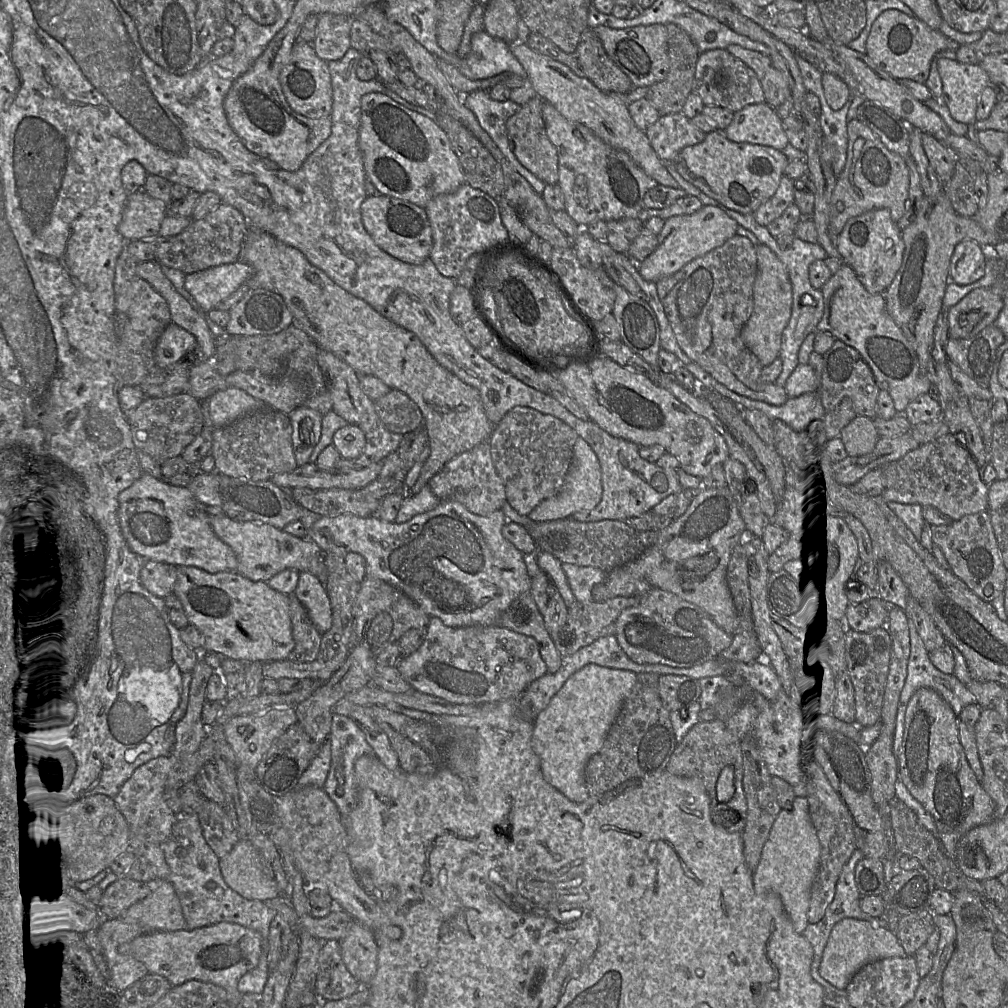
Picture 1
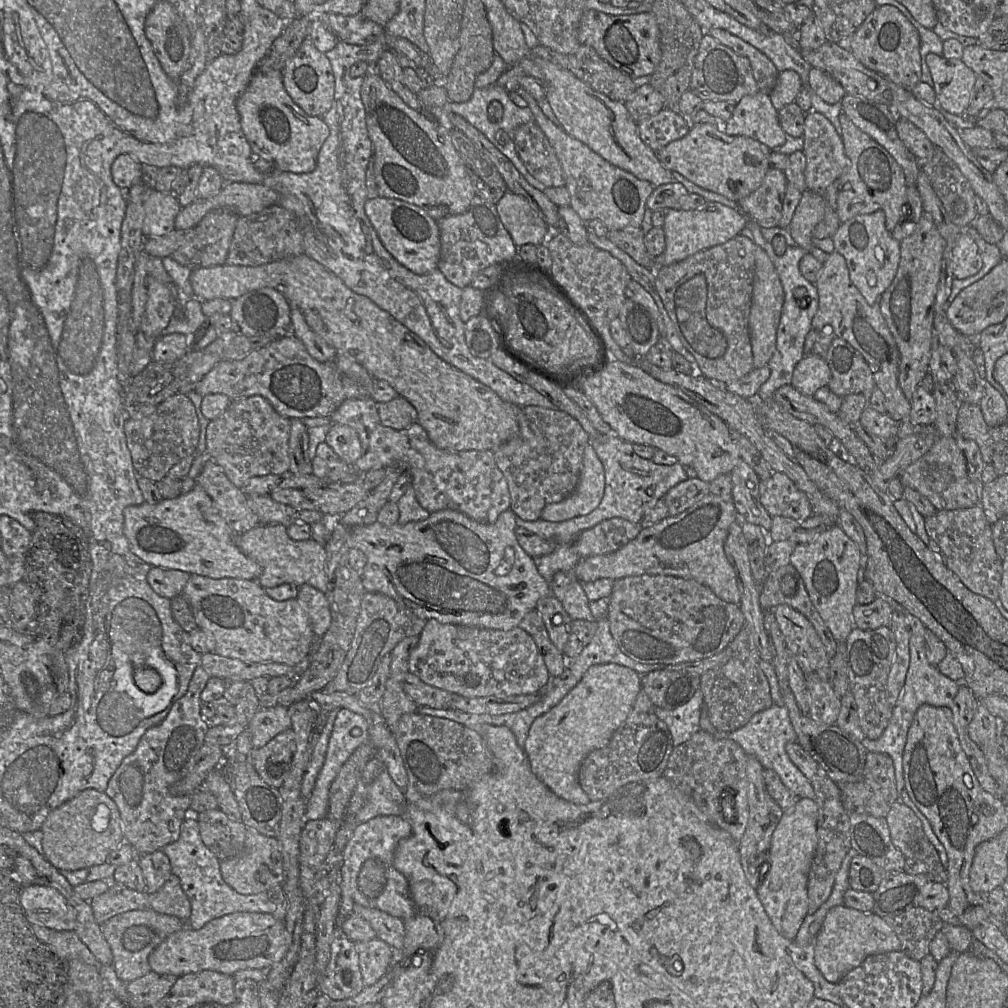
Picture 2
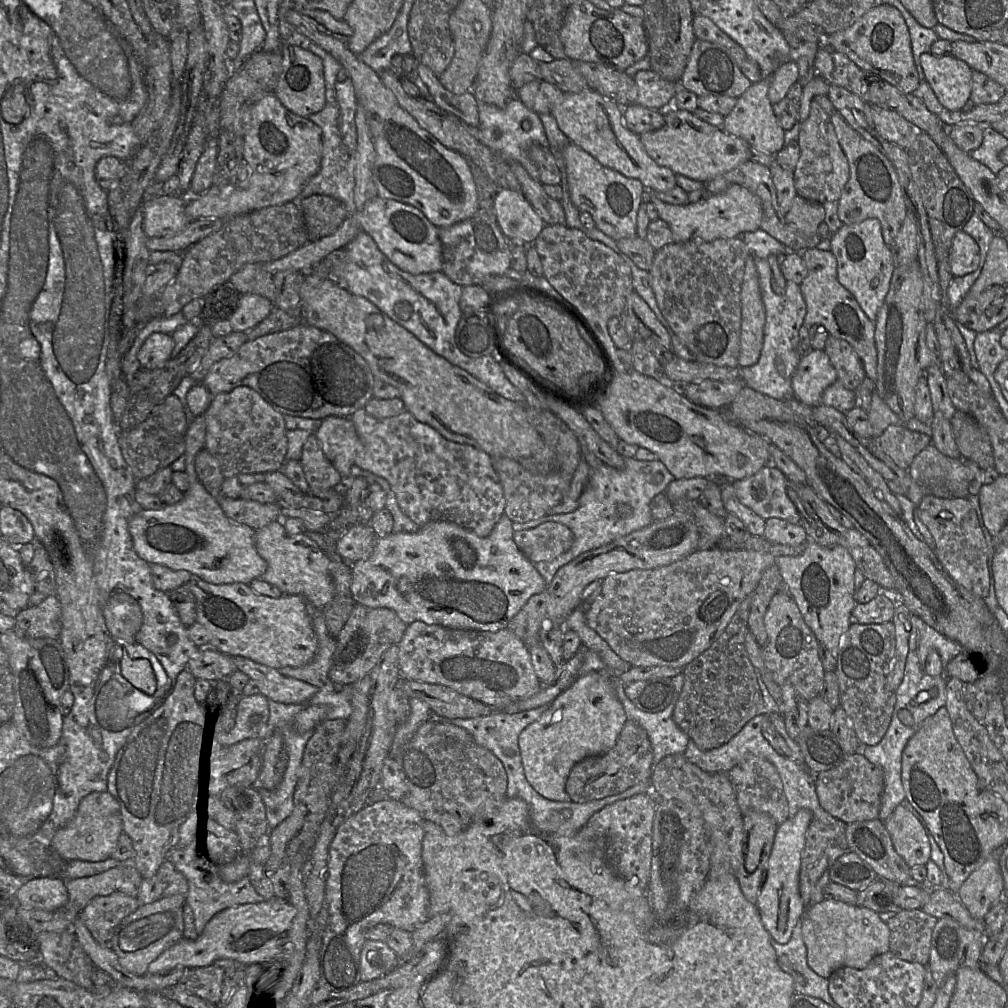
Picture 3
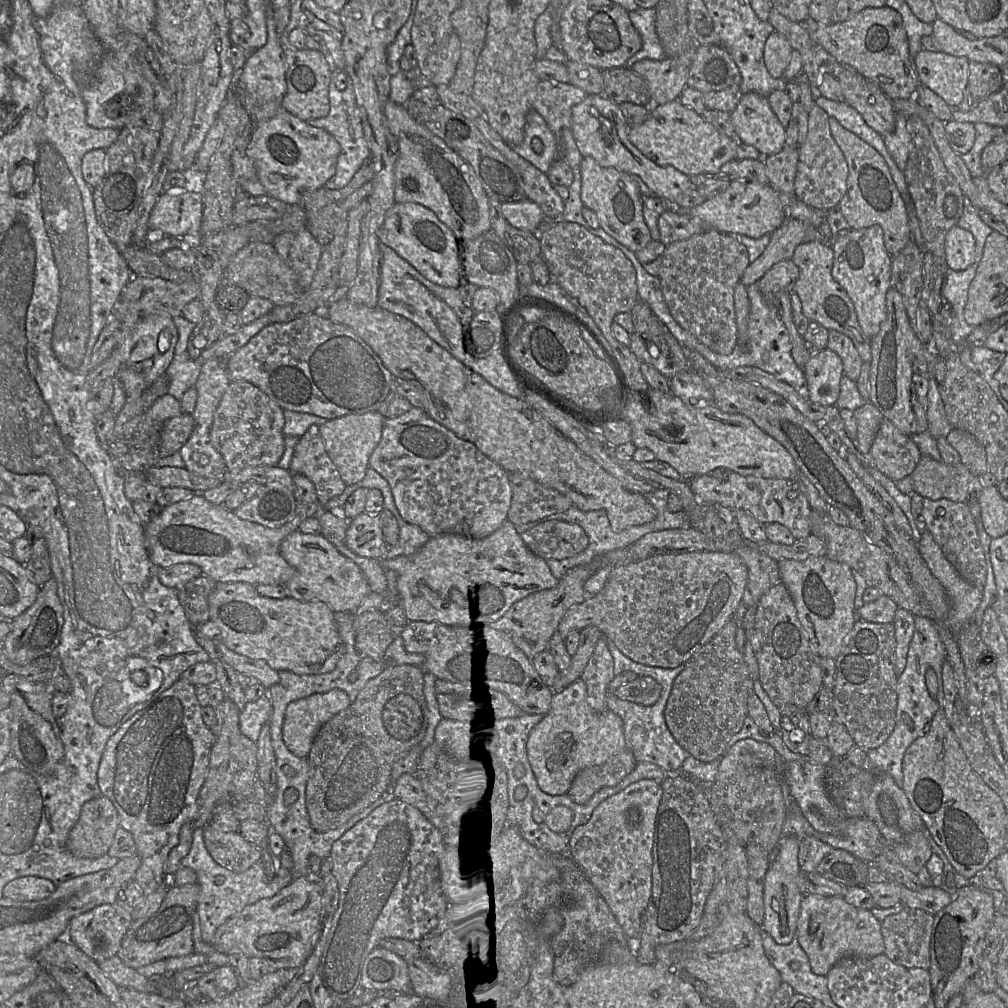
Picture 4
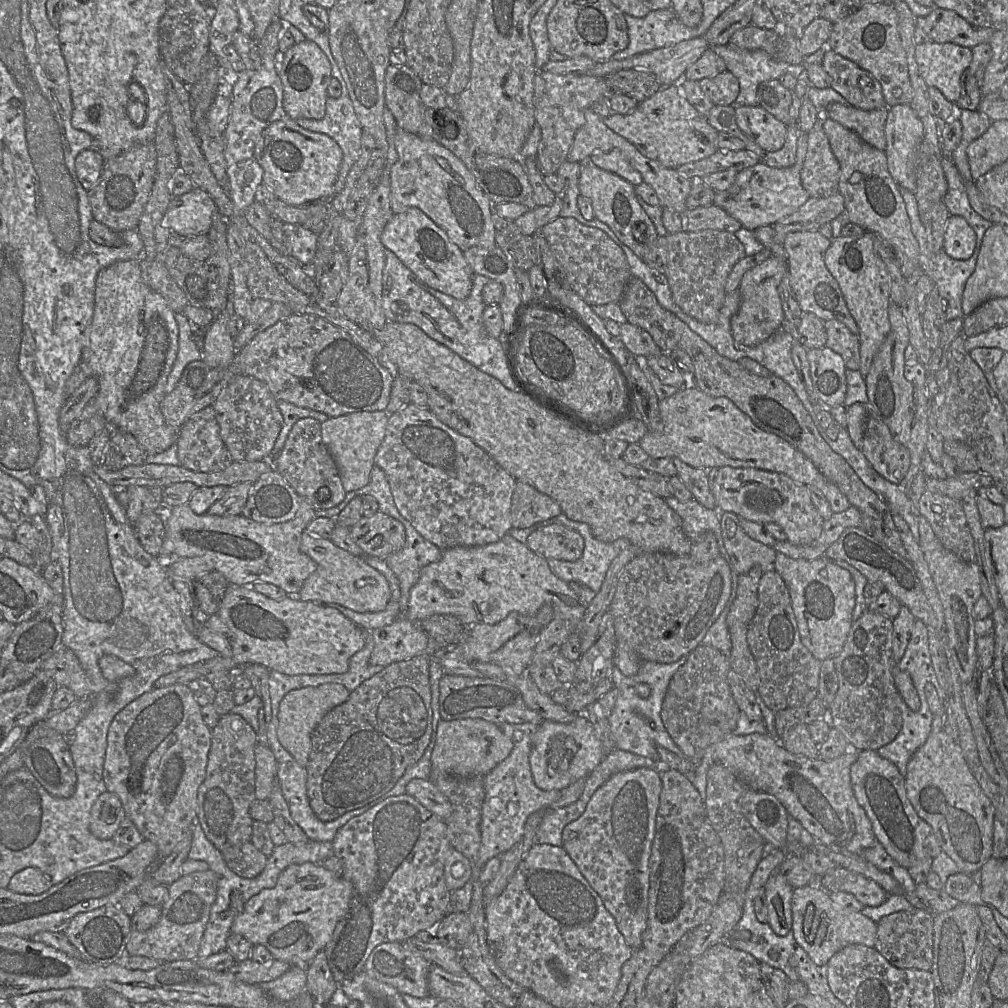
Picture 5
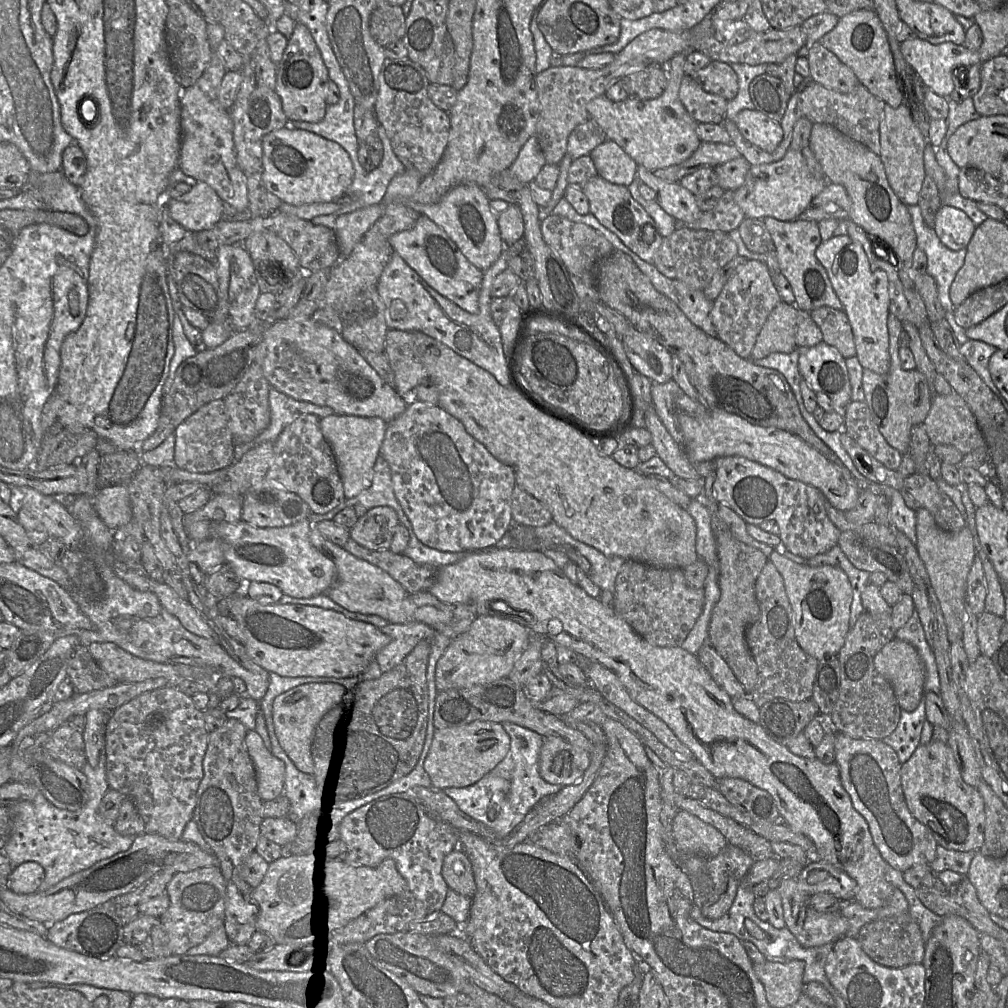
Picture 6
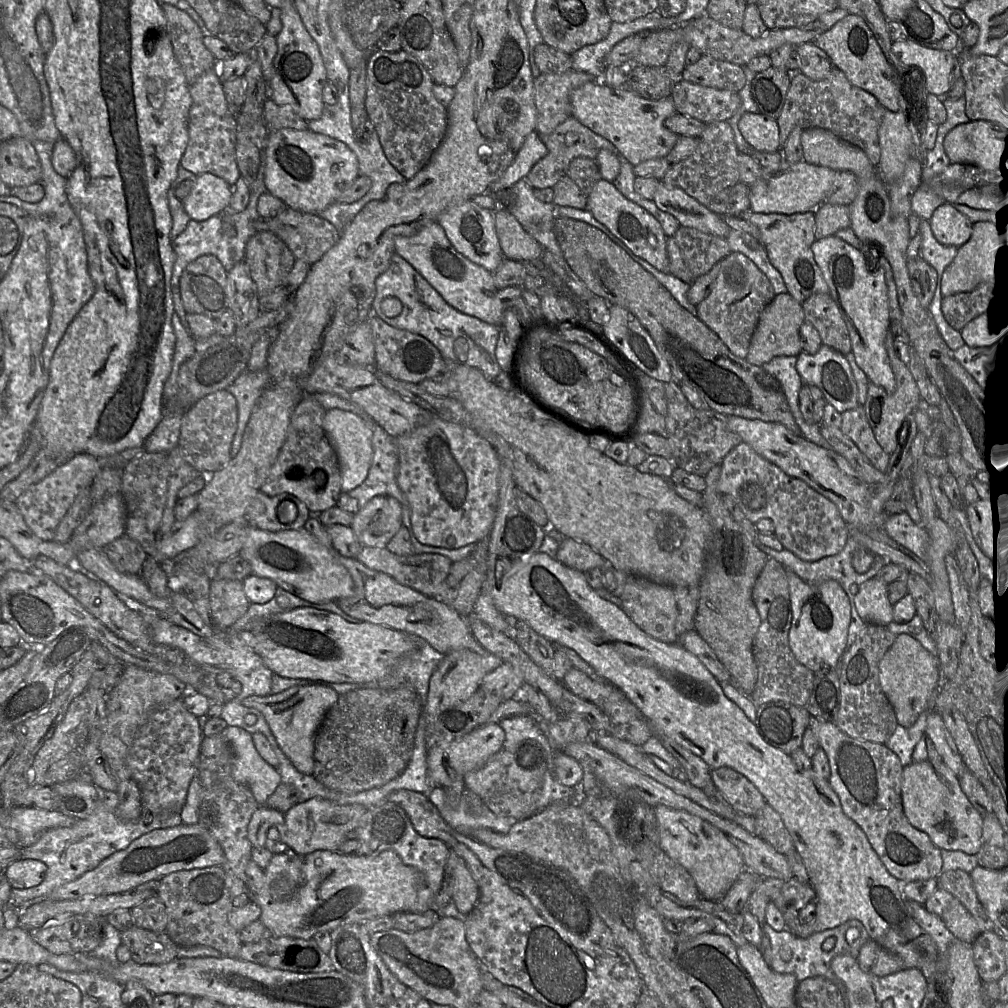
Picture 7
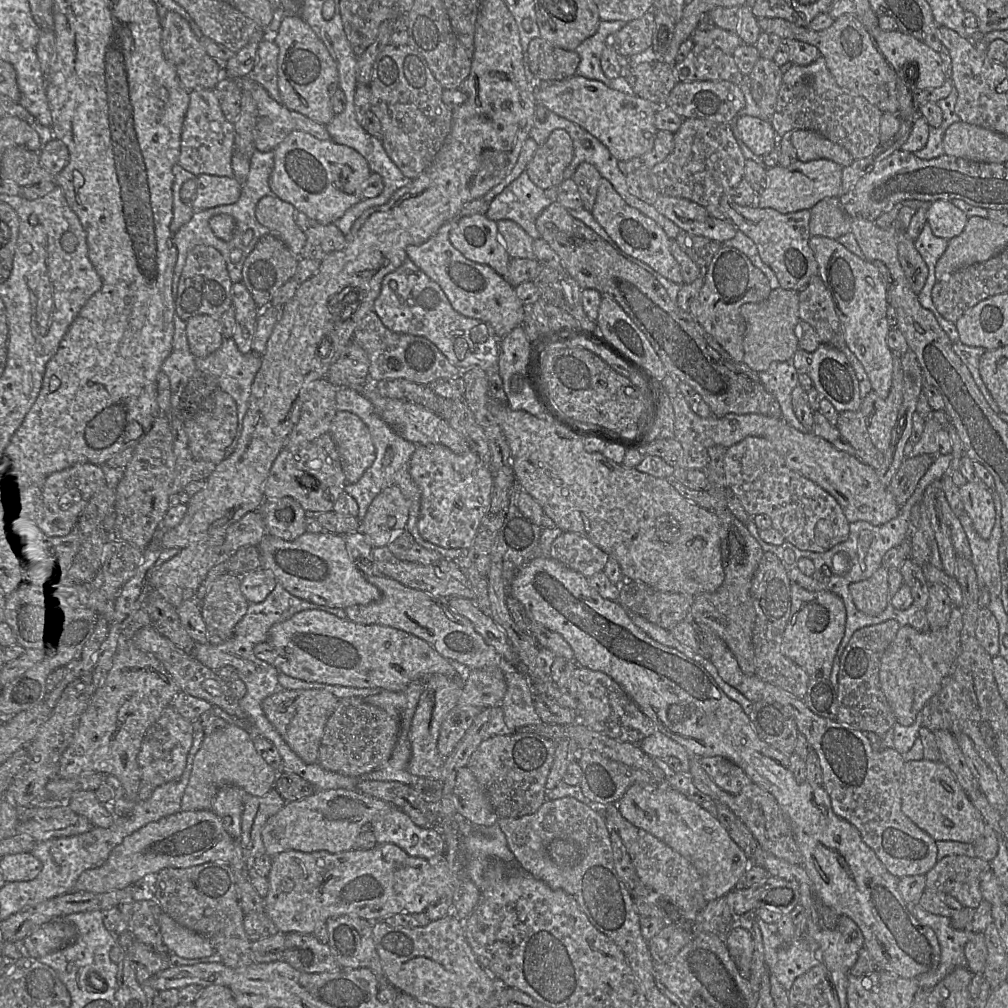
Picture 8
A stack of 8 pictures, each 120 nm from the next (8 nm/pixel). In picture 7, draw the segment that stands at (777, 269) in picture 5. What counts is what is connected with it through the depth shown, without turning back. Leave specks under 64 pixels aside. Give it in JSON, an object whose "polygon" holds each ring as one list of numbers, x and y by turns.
{"polygon":[[731,251,720,261,718,276,708,296,697,306,697,315,735,356,745,359,760,314,775,297,767,276,740,252]]}

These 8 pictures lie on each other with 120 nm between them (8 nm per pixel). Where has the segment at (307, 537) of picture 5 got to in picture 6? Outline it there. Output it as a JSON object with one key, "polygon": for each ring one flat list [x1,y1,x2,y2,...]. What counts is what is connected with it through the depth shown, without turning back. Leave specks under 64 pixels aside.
{"polygon":[[312,527,309,538,311,544,335,564,336,580,326,594,346,610,364,615,377,615,390,624,421,622,434,629,439,629,451,621,451,610,442,611,431,605,417,606,411,601,405,588,386,571,334,544,317,528]]}

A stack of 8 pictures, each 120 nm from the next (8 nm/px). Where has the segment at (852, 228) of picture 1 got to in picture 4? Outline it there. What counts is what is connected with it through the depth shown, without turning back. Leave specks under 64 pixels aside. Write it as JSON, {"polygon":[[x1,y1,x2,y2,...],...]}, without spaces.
{"polygon":[[873,225,859,230,852,229,846,236,836,240,833,245,833,252,832,276,851,299,862,331,869,339,873,339,886,319,886,294,891,287,893,258,886,250,883,229,880,225]]}

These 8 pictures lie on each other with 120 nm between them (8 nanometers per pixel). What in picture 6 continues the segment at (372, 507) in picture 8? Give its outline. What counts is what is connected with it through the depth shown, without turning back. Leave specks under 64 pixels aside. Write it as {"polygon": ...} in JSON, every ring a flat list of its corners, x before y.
{"polygon":[[377,506,359,517,349,533,352,540,369,550,389,550,399,523,394,509]]}

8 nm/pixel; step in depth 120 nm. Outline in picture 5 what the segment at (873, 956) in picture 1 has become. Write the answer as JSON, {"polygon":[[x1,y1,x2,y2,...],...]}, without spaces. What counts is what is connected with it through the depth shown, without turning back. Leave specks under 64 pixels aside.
{"polygon":[[817,883,794,888,792,894,791,932,796,943,807,953,818,966,824,966,830,958,842,948,851,944,862,944,874,948,877,935,877,924,861,912,849,911,838,907,829,897,829,893]]}

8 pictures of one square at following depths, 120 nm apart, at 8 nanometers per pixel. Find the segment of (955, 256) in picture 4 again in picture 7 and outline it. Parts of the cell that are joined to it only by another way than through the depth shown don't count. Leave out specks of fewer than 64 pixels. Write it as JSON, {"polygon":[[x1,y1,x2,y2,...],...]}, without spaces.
{"polygon":[[951,203,940,205,929,222,934,237,944,245,960,247,971,238,973,223]]}

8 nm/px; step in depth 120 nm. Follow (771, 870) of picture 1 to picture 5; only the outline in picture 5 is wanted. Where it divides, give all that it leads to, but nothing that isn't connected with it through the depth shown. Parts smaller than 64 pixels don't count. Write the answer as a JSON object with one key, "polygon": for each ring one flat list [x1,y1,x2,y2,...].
{"polygon":[[777,870,768,878,763,887,767,901,767,923,779,936,791,930,793,888]]}

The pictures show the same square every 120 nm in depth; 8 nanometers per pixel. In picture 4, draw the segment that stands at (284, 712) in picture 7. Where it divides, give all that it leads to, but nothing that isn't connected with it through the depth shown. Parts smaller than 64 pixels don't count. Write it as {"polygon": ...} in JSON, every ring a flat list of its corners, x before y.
{"polygon":[[340,689,290,702,282,727,285,745,295,756,306,758,319,729,350,704,348,695]]}

